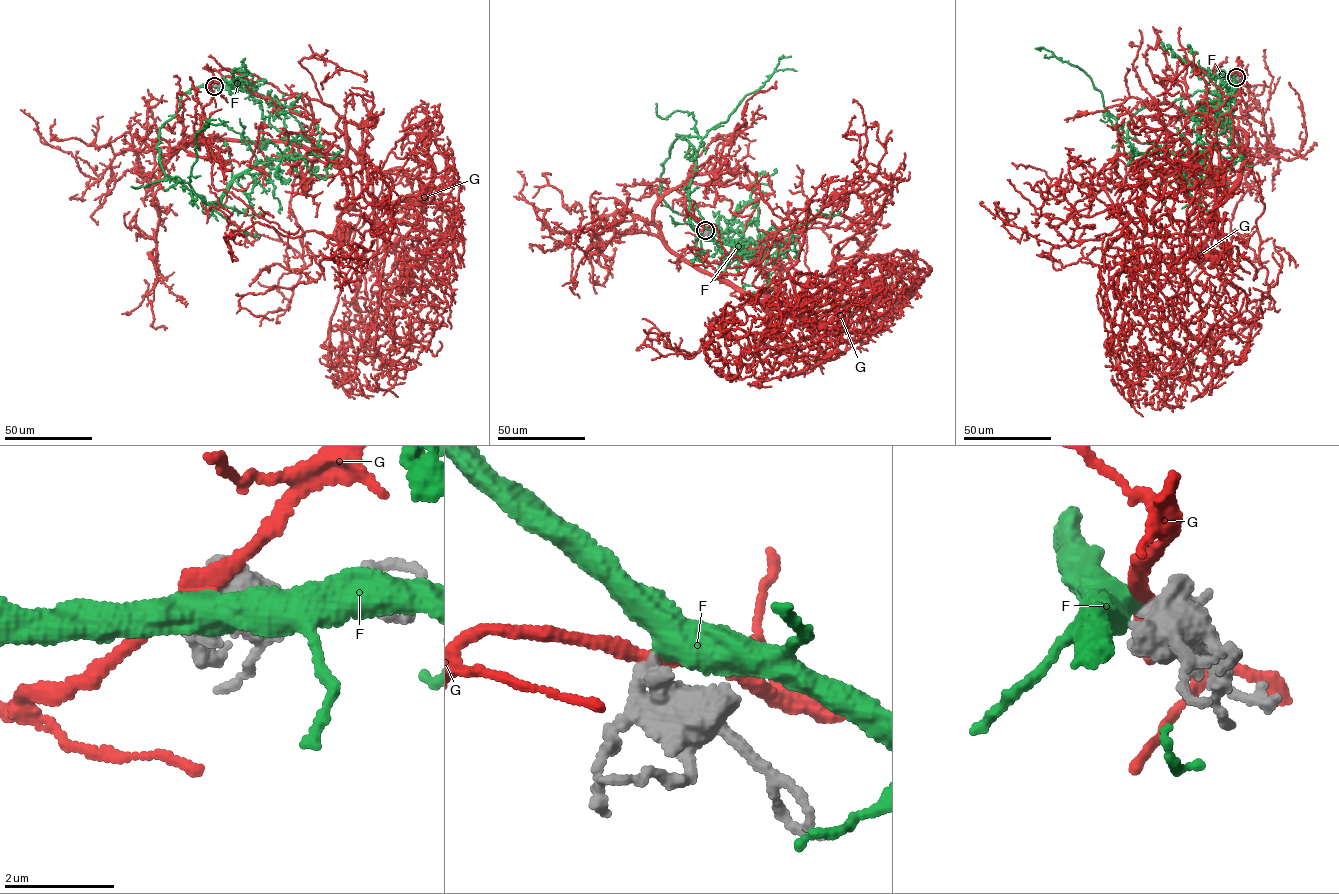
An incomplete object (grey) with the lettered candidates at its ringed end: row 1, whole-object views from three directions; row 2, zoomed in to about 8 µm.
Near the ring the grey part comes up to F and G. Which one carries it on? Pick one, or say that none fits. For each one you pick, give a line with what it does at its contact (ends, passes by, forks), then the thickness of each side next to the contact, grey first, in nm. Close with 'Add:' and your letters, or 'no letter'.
F: it passes by | 550/500 nm
Add: F

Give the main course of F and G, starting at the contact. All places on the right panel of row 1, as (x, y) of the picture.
F: (1236, 77), (1232, 71), (1218, 90), (1142, 108), (1127, 123), (1128, 141), (1085, 72), (1035, 48)
G: (1236, 77), (1240, 64), (1241, 99), (1219, 118), (1212, 143), (1217, 224), (1216, 237), (1199, 246), (1202, 256)

